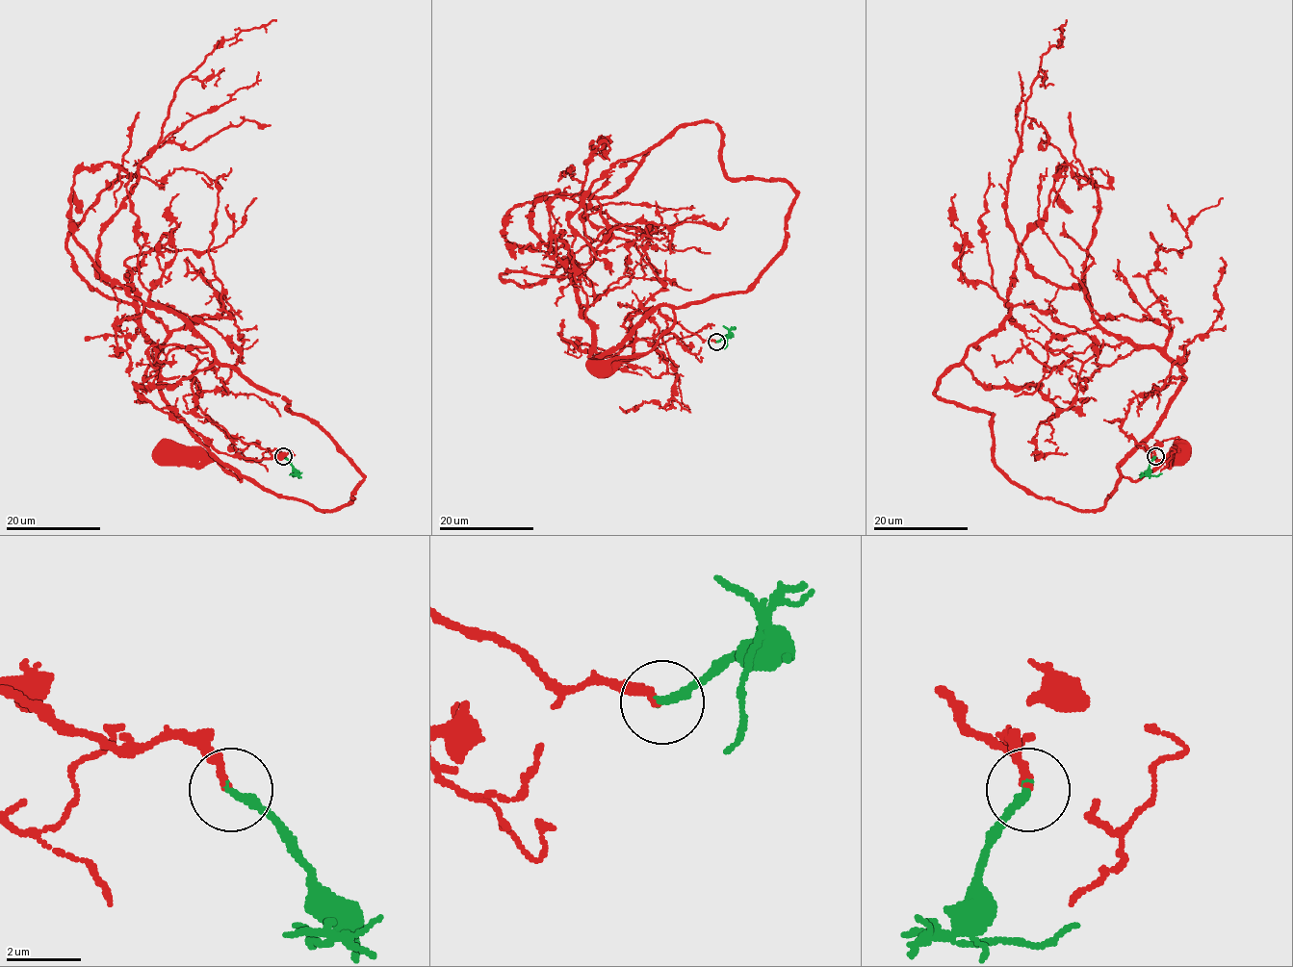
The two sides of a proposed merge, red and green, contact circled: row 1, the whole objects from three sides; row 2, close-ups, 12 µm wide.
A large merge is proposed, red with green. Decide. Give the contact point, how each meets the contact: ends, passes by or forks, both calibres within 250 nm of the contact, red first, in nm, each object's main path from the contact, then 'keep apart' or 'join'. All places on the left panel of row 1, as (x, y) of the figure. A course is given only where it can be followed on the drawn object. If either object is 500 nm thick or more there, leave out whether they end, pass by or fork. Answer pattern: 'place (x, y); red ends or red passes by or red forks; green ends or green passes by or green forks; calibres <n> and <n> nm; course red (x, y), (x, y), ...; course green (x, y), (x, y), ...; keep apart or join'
place (283, 456); red ends; green ends; calibres 200 and 260 nm; course red (283, 456), (230, 437), (182, 375), (164, 379), (161, 394), (239, 481), (215, 461), (167, 452); course green (283, 456), (294, 472), (293, 476), (290, 473); join

